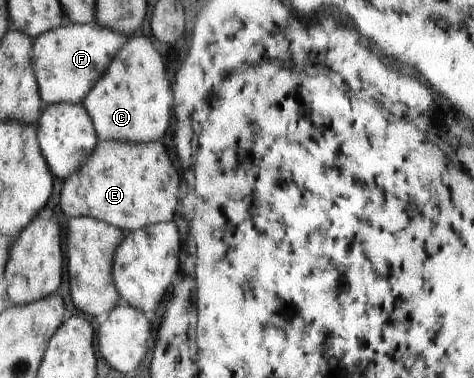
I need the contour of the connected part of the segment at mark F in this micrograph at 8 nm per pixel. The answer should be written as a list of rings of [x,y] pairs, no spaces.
[[[70,20],[33,39],[32,68],[43,106],[56,103],[81,104],[95,82],[107,72],[108,65],[127,38],[131,37],[98,23],[74,24]]]

